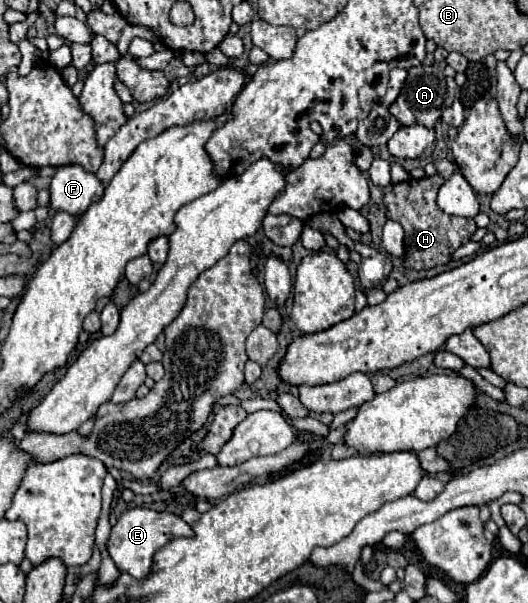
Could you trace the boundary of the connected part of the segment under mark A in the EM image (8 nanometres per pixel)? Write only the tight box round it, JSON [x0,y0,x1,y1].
[389,65,451,129]

